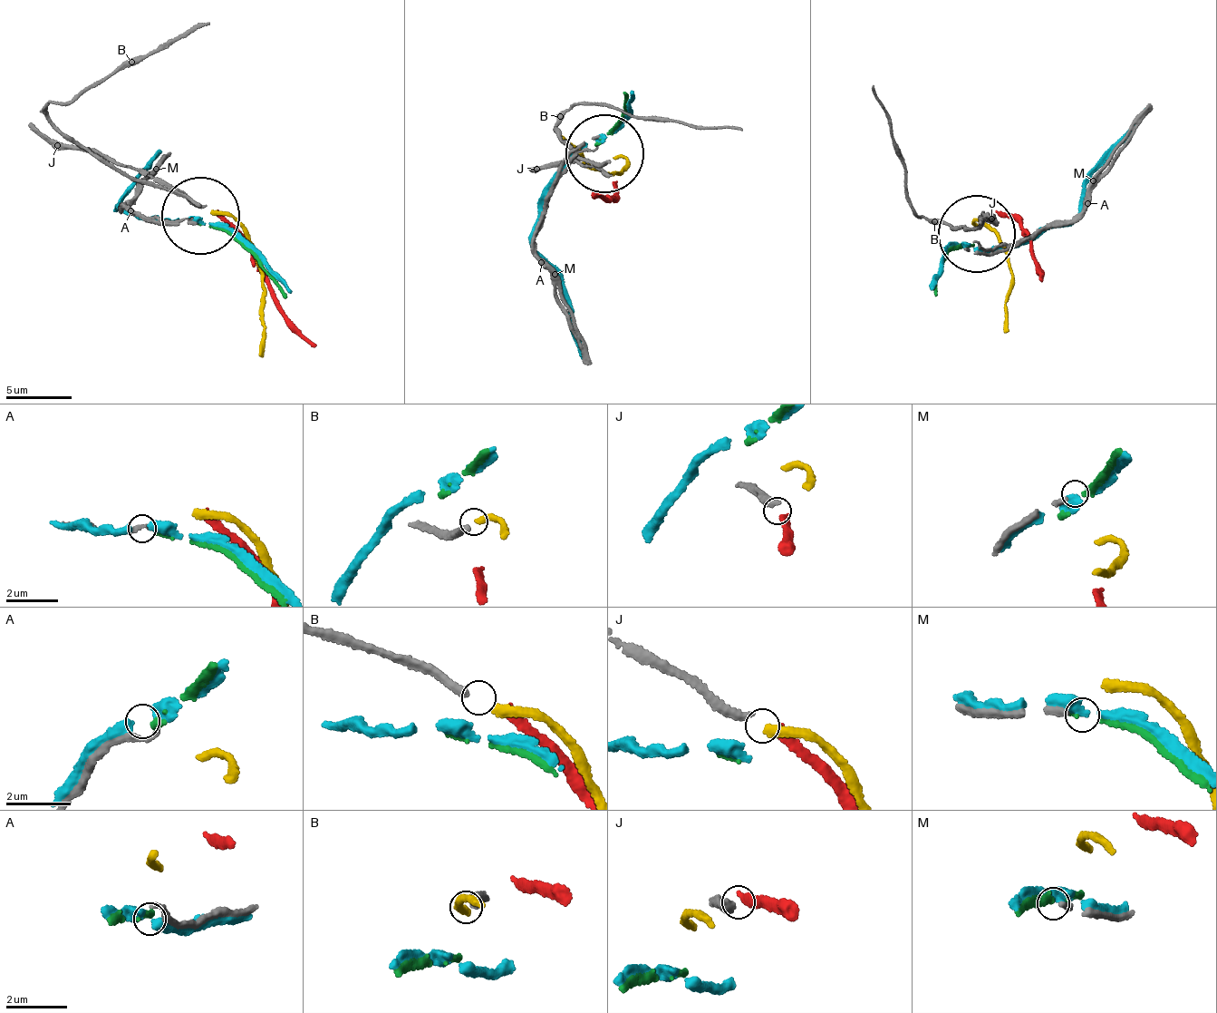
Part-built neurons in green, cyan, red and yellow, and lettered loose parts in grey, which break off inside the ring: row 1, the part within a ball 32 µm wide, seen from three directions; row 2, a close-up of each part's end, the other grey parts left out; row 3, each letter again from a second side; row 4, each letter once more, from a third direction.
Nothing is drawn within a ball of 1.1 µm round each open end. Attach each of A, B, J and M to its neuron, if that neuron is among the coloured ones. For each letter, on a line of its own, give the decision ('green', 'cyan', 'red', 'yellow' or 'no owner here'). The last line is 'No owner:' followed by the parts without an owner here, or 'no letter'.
A: green
B: yellow
J: red
M: no owner here
No owner: M

